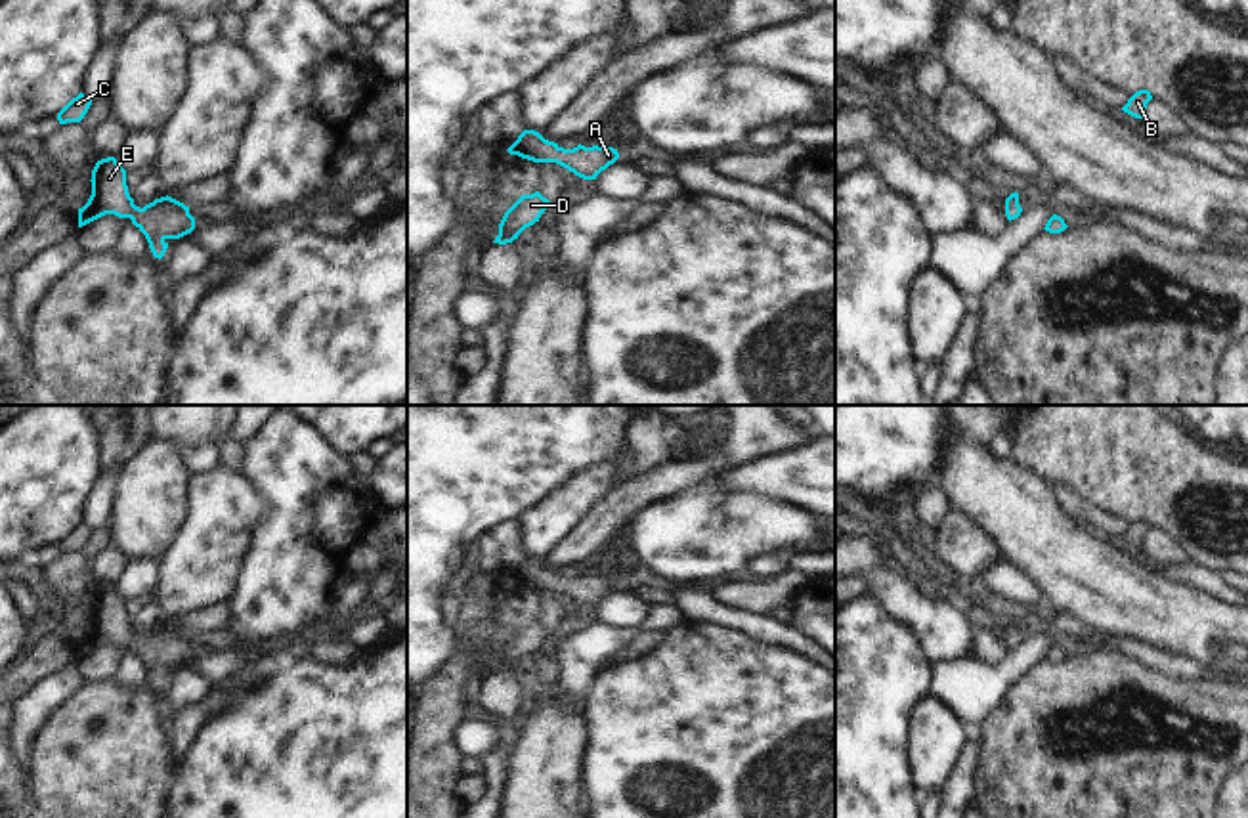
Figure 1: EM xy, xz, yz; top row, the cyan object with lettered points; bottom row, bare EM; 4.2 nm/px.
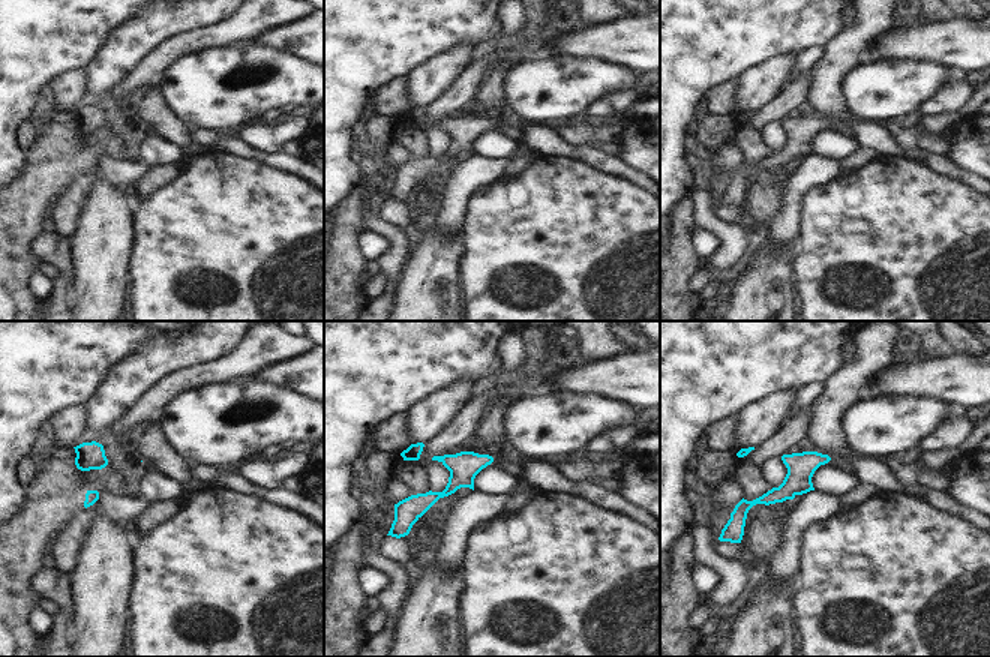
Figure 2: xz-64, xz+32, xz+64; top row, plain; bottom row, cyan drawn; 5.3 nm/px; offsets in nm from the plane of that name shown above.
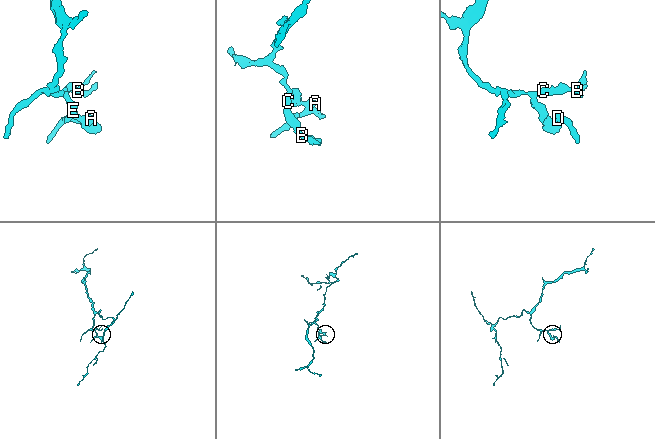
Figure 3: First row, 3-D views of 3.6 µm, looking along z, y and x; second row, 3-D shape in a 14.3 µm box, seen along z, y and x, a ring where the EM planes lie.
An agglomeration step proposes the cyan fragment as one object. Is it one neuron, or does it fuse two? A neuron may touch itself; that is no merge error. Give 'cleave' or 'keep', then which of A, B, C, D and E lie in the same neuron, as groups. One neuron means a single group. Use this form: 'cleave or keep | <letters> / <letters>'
keep | A B C D E

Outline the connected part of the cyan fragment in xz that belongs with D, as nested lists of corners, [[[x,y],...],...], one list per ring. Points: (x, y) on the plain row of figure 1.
[[[539,619],[522,623],[503,644],[499,652],[499,663],[493,671],[506,673],[518,667],[518,663],[539,650],[541,642],[550,635]]]

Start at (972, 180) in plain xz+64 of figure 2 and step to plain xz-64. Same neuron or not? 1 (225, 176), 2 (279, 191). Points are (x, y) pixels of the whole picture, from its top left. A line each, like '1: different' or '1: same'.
1: different
2: different

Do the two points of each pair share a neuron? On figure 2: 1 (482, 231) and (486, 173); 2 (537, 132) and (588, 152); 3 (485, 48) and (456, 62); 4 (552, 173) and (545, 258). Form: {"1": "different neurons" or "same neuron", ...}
{"1": "different neurons", "2": "same neuron", "3": "different neurons", "4": "same neuron"}

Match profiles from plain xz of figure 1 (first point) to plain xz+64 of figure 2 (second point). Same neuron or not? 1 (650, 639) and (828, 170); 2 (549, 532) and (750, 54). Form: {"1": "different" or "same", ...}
{"1": "different", "2": "different"}

